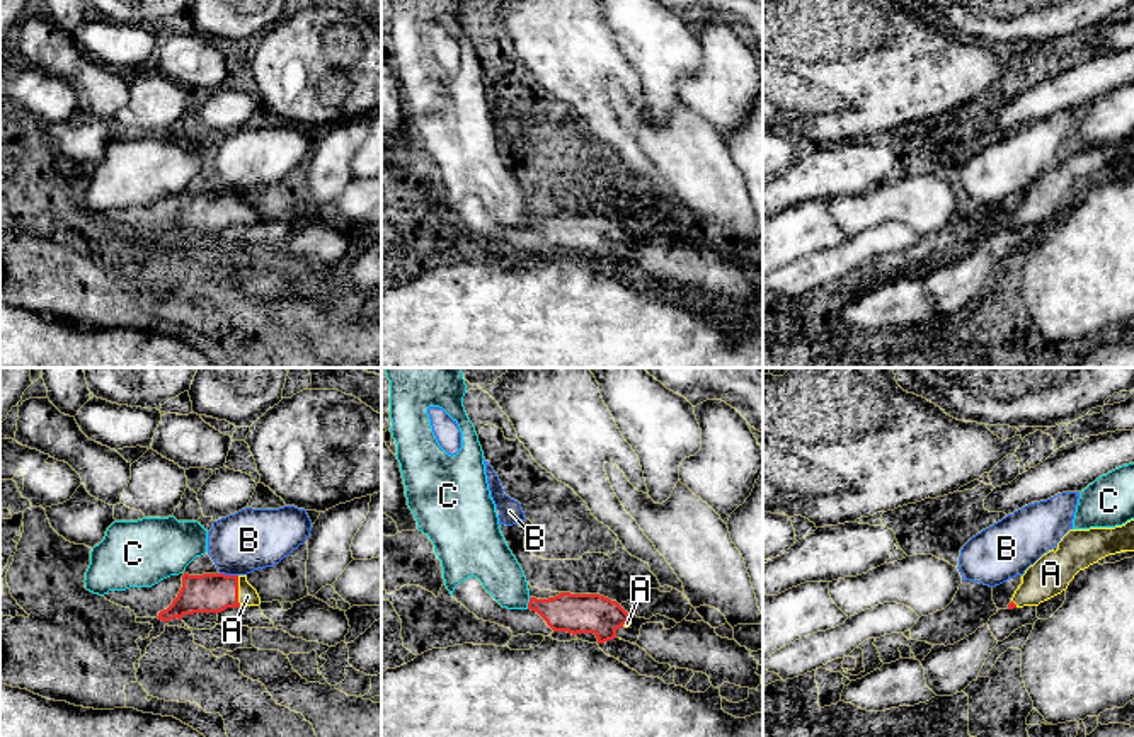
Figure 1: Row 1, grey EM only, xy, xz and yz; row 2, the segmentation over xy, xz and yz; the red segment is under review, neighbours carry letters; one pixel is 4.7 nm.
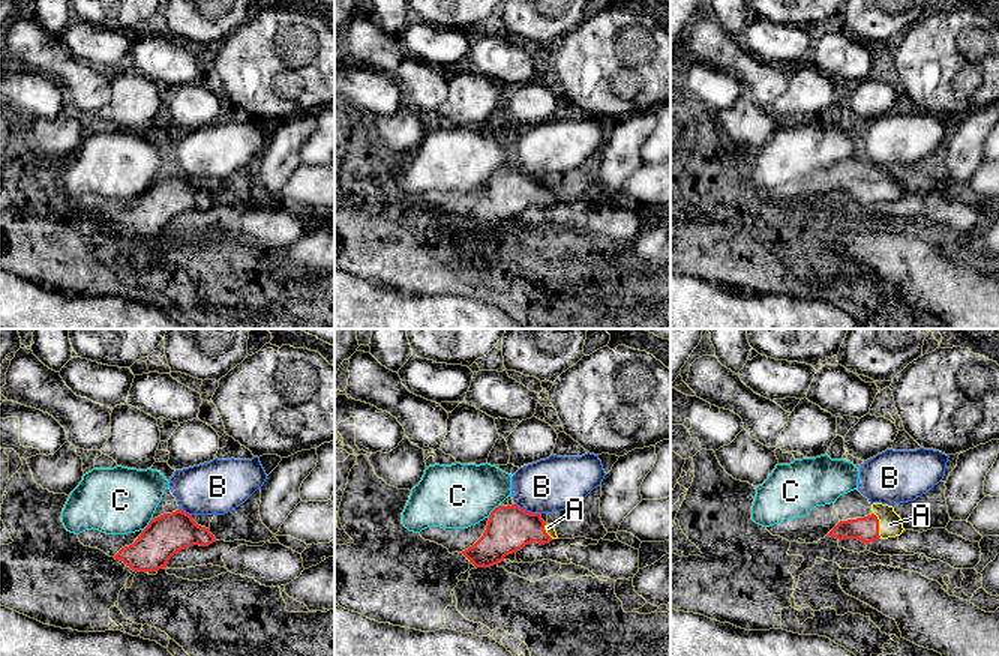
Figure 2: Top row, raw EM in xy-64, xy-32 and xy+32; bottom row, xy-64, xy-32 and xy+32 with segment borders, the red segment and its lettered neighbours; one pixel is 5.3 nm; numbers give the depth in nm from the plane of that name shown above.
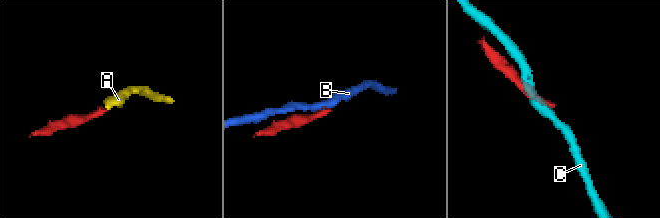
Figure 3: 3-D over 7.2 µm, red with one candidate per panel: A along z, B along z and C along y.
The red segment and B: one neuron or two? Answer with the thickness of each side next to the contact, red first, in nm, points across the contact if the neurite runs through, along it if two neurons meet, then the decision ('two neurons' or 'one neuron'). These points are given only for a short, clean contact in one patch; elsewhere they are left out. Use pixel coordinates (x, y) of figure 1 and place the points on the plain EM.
190 nm thick on the red side, 280 nm on the other; border along xy (220, 191), (237, 194); two neurons

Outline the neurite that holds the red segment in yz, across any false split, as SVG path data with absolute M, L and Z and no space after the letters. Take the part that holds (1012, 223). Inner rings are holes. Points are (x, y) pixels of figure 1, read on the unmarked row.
M1134 138L1115 146L1069 148L1057 169L1049 169L1022 194L1022 203L1015 209L1008 228L1023 225L1039 225L1040 221L1061 213L1080 189L1088 187L1098 179L1120 170L1134 170Z

